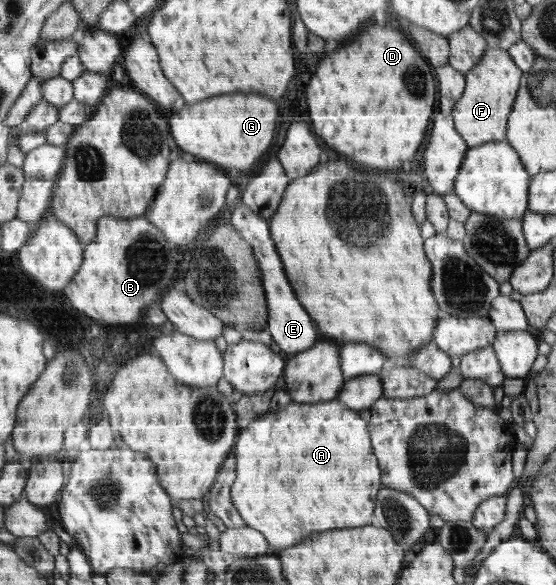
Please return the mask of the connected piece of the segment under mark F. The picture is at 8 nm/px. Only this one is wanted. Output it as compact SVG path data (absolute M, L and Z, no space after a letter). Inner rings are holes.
M490 46L478 66L466 74L466 90L451 115L455 117L456 128L469 148L507 140L509 116L519 95L524 73L508 50Z

